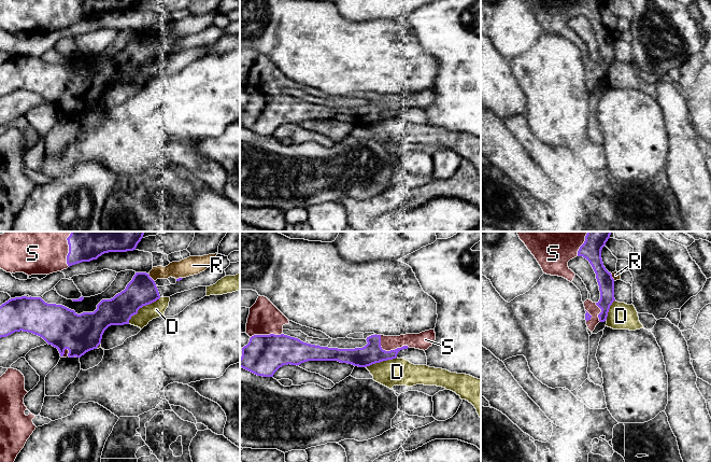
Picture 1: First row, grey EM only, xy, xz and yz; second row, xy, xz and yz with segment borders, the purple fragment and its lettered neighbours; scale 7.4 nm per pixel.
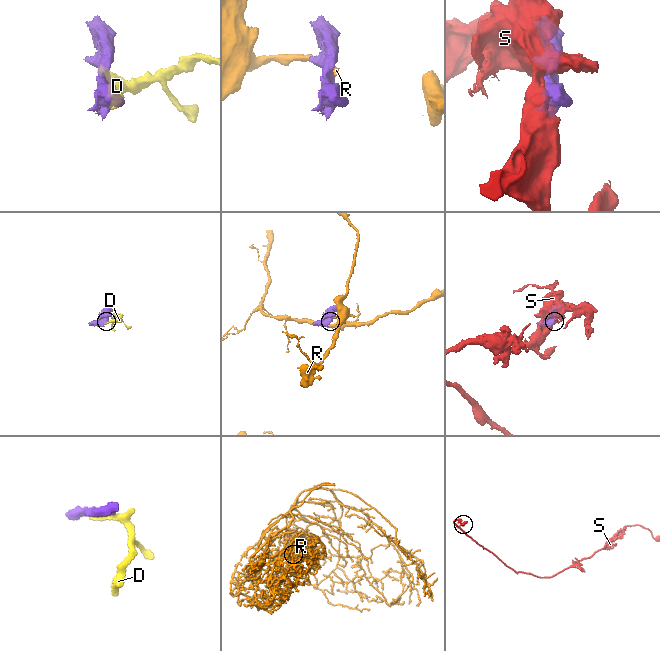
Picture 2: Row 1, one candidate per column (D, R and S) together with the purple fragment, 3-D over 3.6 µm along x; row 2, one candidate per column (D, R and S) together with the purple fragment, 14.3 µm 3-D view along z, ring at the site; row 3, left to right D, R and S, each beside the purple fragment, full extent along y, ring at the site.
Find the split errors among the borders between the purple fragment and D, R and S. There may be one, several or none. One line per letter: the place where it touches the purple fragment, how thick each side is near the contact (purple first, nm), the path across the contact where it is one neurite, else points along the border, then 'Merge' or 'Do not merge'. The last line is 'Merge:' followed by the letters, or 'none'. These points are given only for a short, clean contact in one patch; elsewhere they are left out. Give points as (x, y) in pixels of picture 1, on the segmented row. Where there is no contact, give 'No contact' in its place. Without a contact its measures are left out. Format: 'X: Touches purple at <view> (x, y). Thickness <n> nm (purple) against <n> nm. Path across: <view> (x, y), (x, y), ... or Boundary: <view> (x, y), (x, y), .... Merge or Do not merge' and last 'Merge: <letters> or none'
D: Touches purple at xy (142, 306). Thickness 220 nm (purple) against 120 nm. Do not merge
R: Touches purple at xy (151, 278). Thickness 220 nm (purple) against 130 nm. Do not merge
S: Touches purple at xz (390, 350). Thickness 160 nm (purple) against 120 nm. Merge
Merge: S

